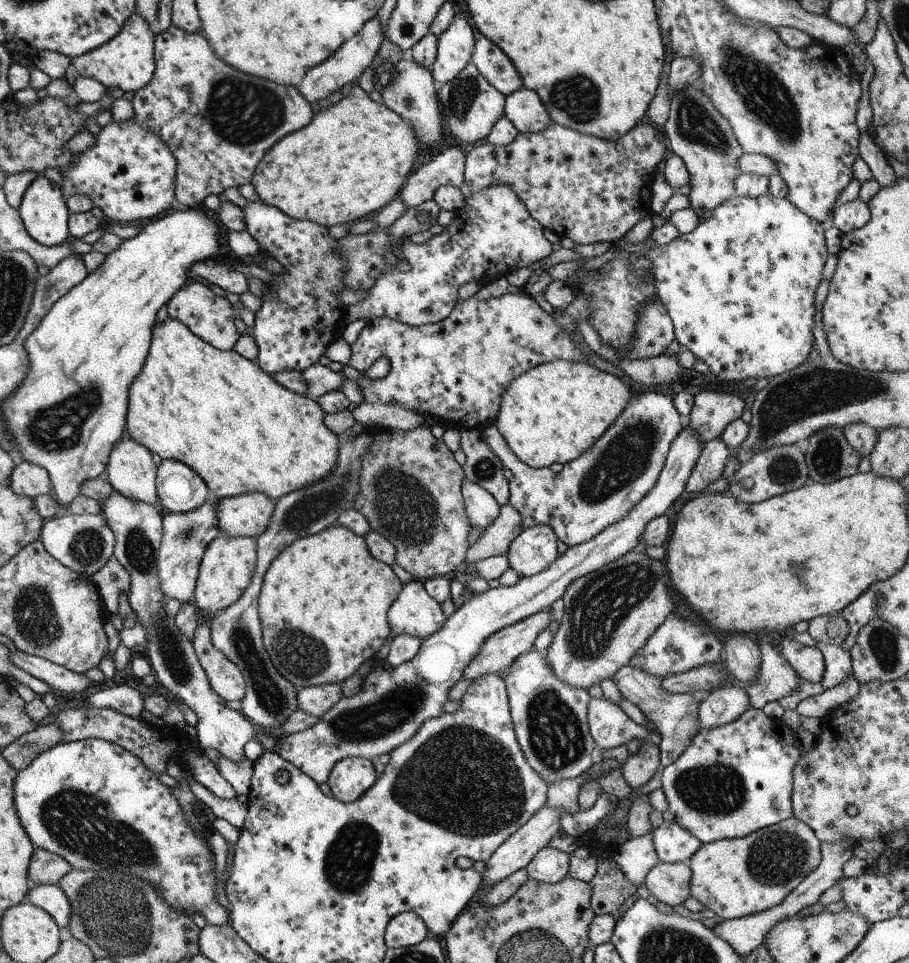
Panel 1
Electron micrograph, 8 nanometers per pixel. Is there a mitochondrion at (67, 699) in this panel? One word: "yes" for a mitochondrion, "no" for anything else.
no

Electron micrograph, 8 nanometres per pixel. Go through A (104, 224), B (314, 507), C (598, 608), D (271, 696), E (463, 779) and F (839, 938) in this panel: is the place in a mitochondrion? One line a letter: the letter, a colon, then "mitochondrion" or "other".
A: other
B: mitochondrion
C: mitochondrion
D: mitochondrion
E: mitochondrion
F: mitochondrion

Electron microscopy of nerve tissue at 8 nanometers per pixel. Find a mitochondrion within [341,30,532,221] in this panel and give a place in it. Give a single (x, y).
(462, 98)

